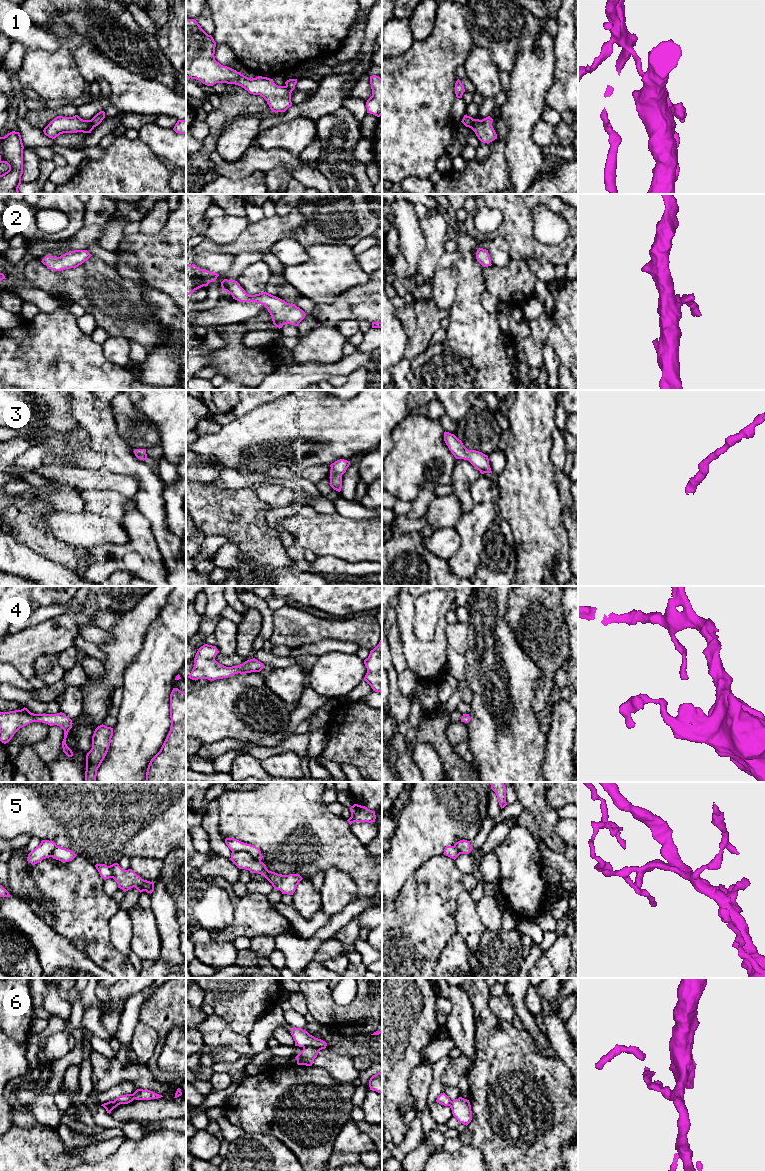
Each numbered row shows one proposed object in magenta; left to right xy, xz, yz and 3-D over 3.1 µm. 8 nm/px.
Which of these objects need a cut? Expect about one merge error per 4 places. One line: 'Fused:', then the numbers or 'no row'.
Fused: 1, 5, 6

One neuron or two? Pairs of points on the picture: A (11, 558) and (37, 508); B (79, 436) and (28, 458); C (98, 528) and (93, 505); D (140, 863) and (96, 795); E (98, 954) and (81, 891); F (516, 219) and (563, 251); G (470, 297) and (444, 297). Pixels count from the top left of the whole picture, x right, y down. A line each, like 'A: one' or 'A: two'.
A: two
B: one
C: two
D: two
E: one
F: one
G: two

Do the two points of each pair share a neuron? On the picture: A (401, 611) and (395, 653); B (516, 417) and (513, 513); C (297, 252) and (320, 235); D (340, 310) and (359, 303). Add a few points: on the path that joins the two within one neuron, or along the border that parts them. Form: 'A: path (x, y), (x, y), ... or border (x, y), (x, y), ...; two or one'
A: border (395, 623), (403, 652); two
B: path (521, 441), (521, 489); one
C: border (290, 235), (305, 247); two
D: path (345, 307), (349, 303), (354, 303); one

